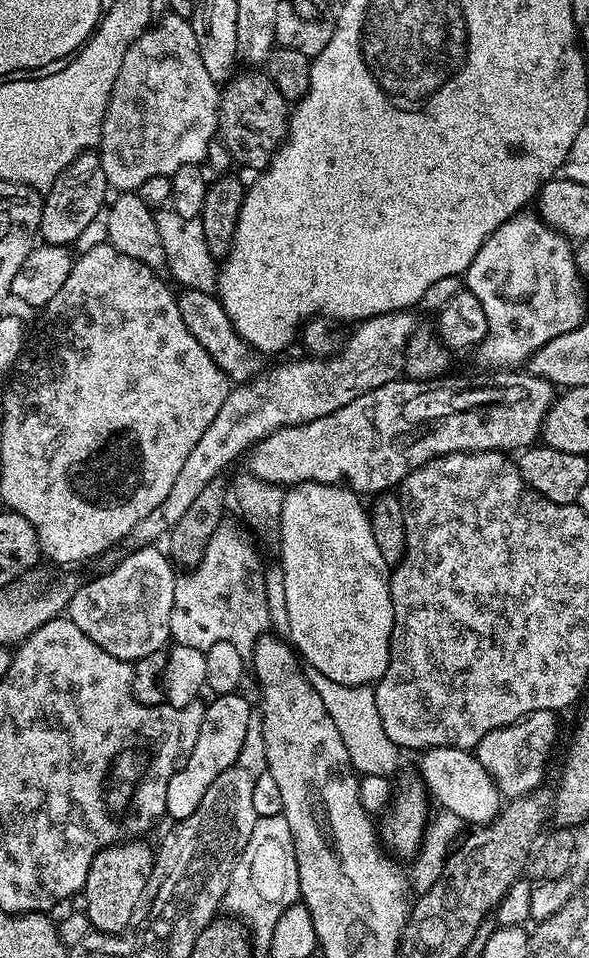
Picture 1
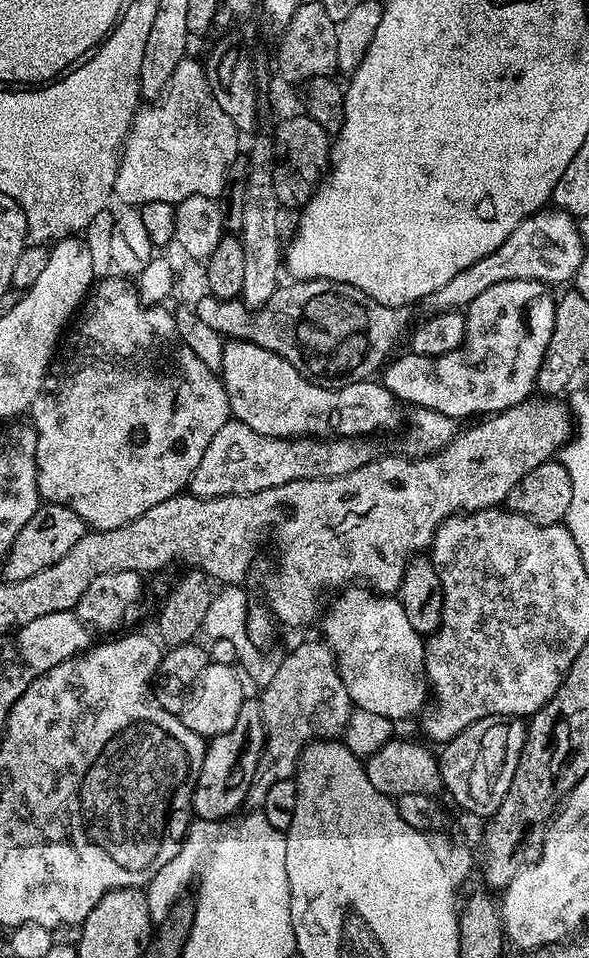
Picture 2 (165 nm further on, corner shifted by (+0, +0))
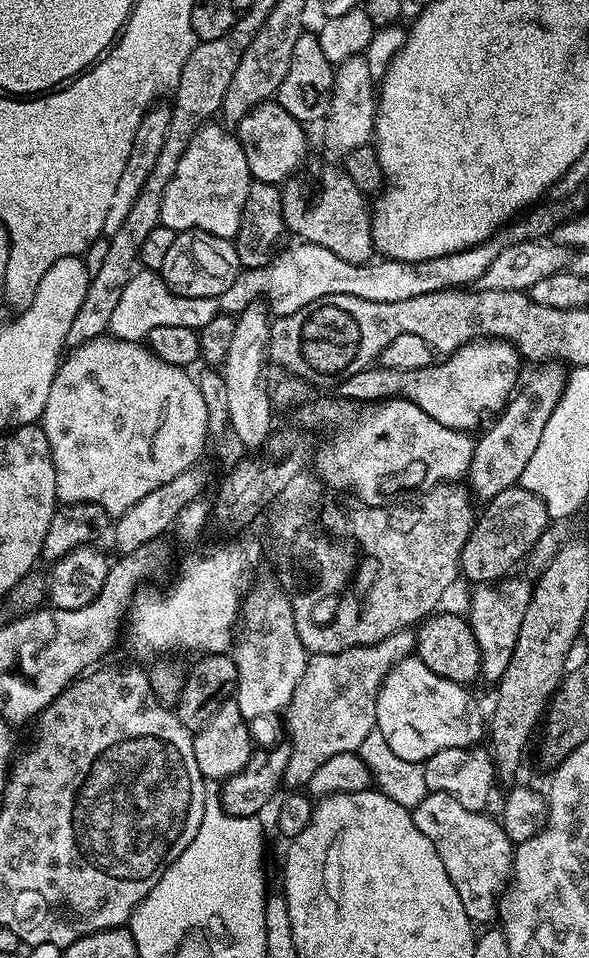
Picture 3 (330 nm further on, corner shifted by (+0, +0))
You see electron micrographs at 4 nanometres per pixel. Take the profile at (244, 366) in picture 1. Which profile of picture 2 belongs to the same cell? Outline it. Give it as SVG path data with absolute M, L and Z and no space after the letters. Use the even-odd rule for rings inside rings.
M231 340L225 343L222 350L222 362L218 369L218 376L228 395L228 410L235 419L242 421L250 430L260 436L274 438L368 438L371 432L384 432L396 423L401 423L401 405L395 396L386 390L383 383L369 378L359 380L353 384L339 386L325 386L315 380L307 380L290 362L278 358L270 350L258 346L253 340Z

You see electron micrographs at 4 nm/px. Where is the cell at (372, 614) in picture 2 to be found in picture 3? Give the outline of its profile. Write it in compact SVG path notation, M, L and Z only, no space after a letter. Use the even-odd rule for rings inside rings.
M415 654L407 656L393 666L378 690L375 728L382 732L389 748L407 762L426 761L438 750L475 748L485 739L486 716L476 709L468 690L434 674Z

